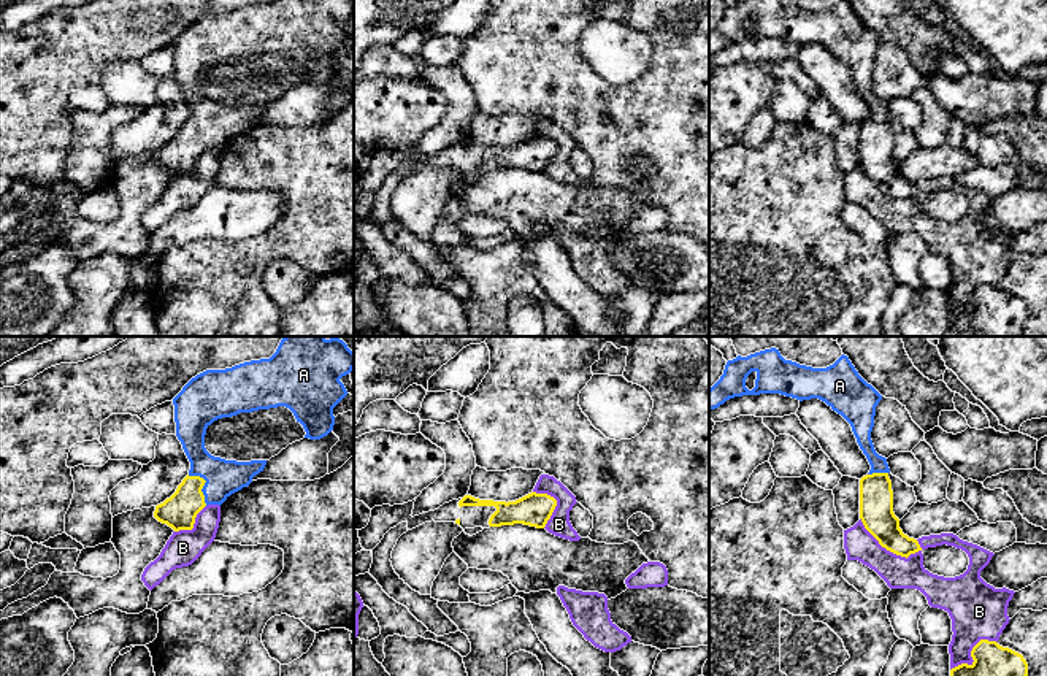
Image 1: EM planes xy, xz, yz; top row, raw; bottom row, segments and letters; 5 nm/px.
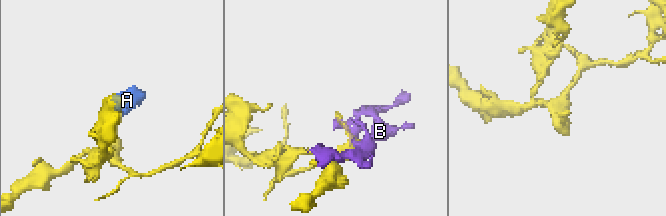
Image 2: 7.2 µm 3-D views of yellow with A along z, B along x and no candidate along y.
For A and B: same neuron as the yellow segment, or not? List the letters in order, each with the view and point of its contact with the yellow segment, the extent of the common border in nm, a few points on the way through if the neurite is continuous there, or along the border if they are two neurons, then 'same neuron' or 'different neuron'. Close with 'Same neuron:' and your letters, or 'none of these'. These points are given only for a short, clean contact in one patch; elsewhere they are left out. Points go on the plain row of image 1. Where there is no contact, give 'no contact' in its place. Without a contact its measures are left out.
A: contact xy (203, 129); length 190 nm; way xy (178, 156), (203, 129), (222, 121); same neuron
B: contact yz (887, 194); length 360 nm; different neuron
Same neuron: A

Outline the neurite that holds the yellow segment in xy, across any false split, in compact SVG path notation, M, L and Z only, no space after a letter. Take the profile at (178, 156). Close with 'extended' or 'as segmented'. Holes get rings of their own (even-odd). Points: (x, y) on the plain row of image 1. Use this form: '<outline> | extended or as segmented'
M271 0L270 3L260 3L260 5L251 5L251 6L244 6L240 10L235 10L232 13L225 13L225 14L206 14L200 19L197 19L195 22L192 22L184 32L182 35L173 43L173 49L174 49L174 67L176 67L176 81L182 89L182 94L190 106L190 114L189 119L182 124L182 127L178 130L176 136L167 143L163 148L155 151L154 156L154 162L162 167L167 168L168 171L171 171L174 176L179 175L192 175L194 168L195 168L195 162L197 159L208 149L222 149L232 138L241 135L243 132L247 132L252 127L252 122L255 119L259 119L260 116L263 116L267 105L251 105L251 106L236 106L236 105L225 105L221 102L214 102L211 100L206 92L205 92L205 79L206 79L206 73L217 63L222 62L232 62L236 60L240 57L252 57L252 56L259 56L259 54L270 54L270 52L278 52L278 51L286 51L289 52L297 67L300 67L306 76L305 83L309 84L320 84L324 81L327 81L335 70L335 60L333 60L333 52L347 40L347 35L344 32L344 29L339 25L343 21L349 19L354 14L354 0Z | extended

